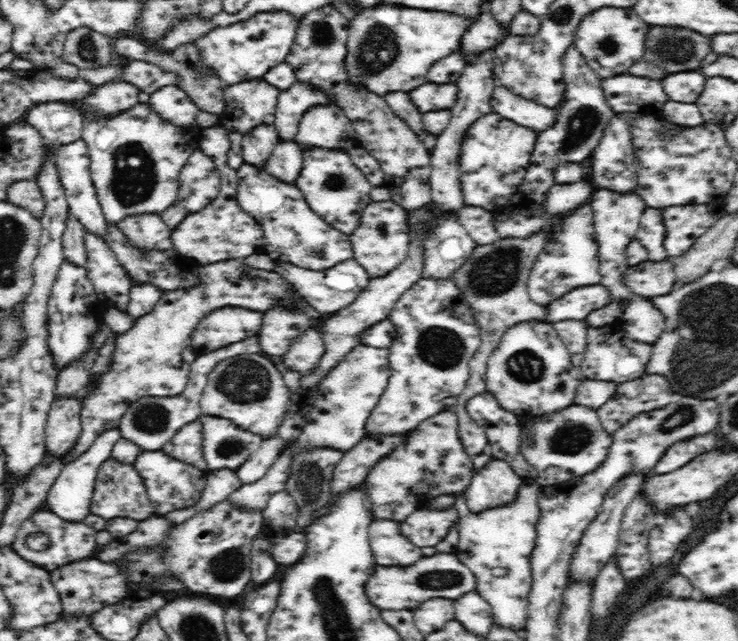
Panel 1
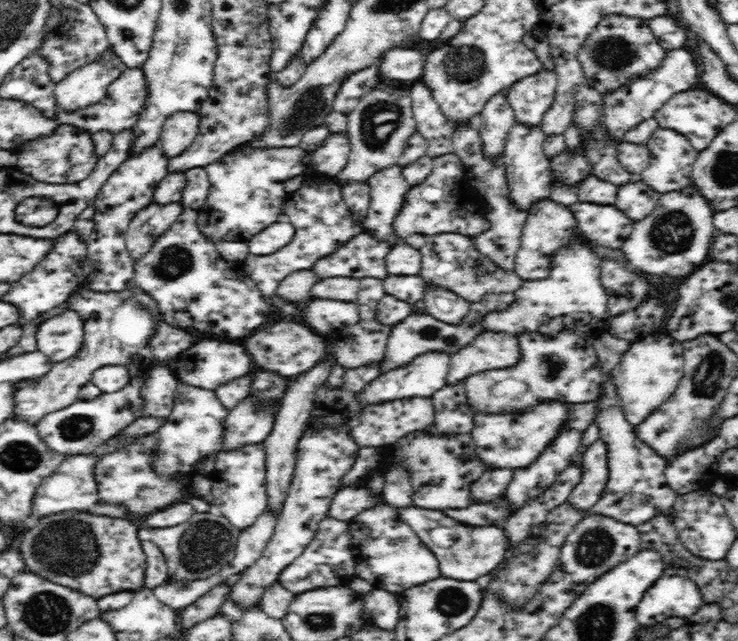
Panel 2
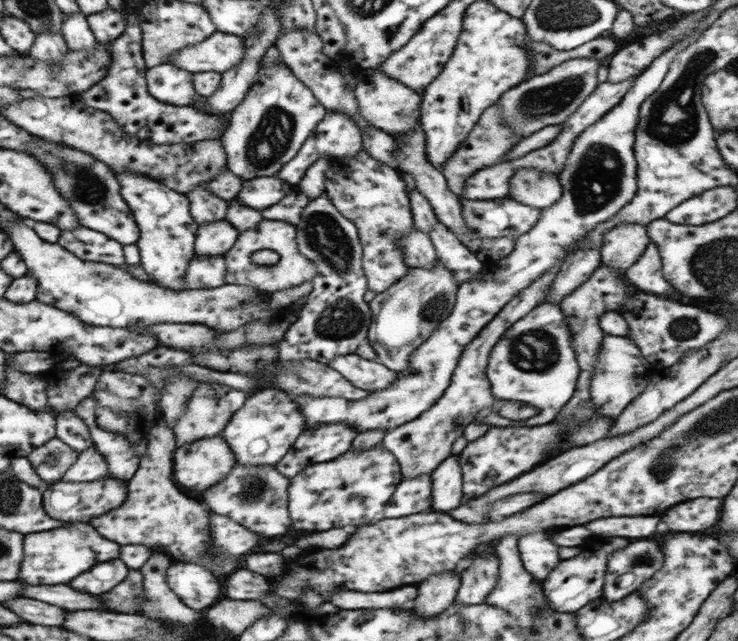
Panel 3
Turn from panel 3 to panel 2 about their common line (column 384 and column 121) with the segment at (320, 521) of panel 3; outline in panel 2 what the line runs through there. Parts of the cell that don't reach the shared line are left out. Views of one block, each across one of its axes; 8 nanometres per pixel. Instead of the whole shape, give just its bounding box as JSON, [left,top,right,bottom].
[94,432,190,516]

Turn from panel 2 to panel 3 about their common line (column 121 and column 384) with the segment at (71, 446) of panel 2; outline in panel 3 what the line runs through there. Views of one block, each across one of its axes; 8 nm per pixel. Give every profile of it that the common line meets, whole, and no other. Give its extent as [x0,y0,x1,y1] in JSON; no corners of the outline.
[290,31,704,432]

